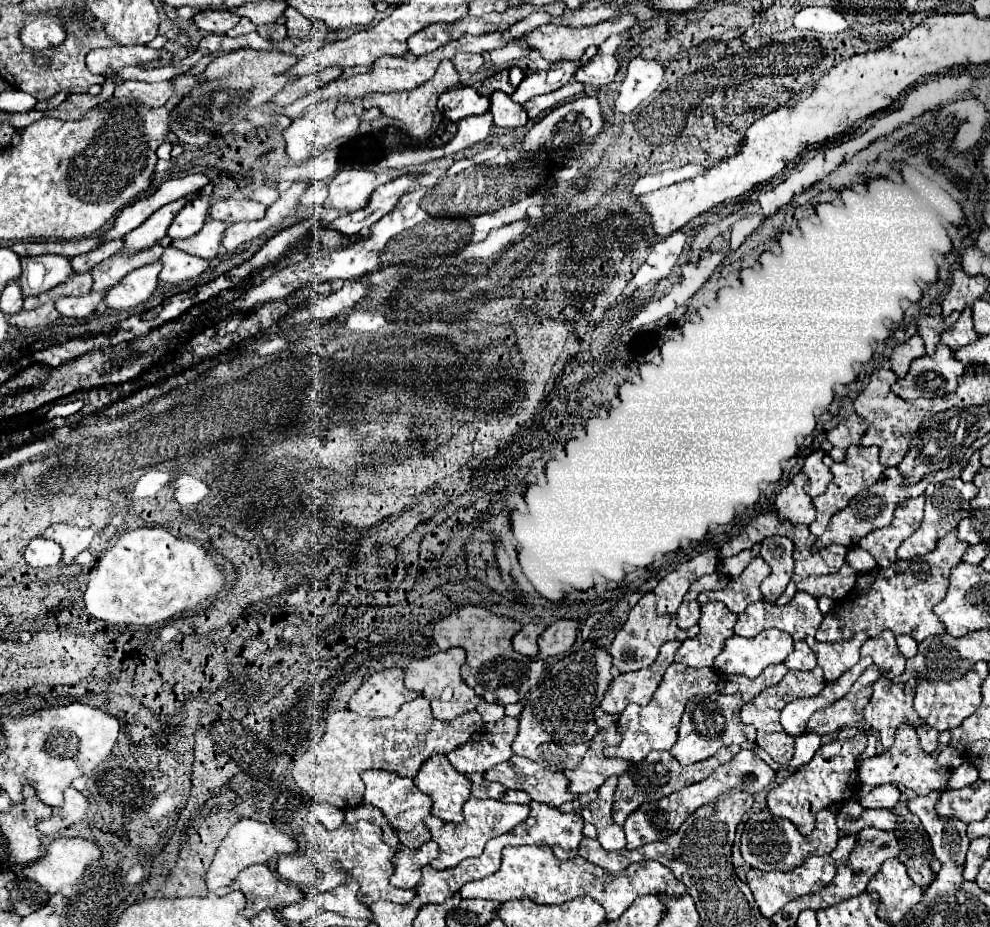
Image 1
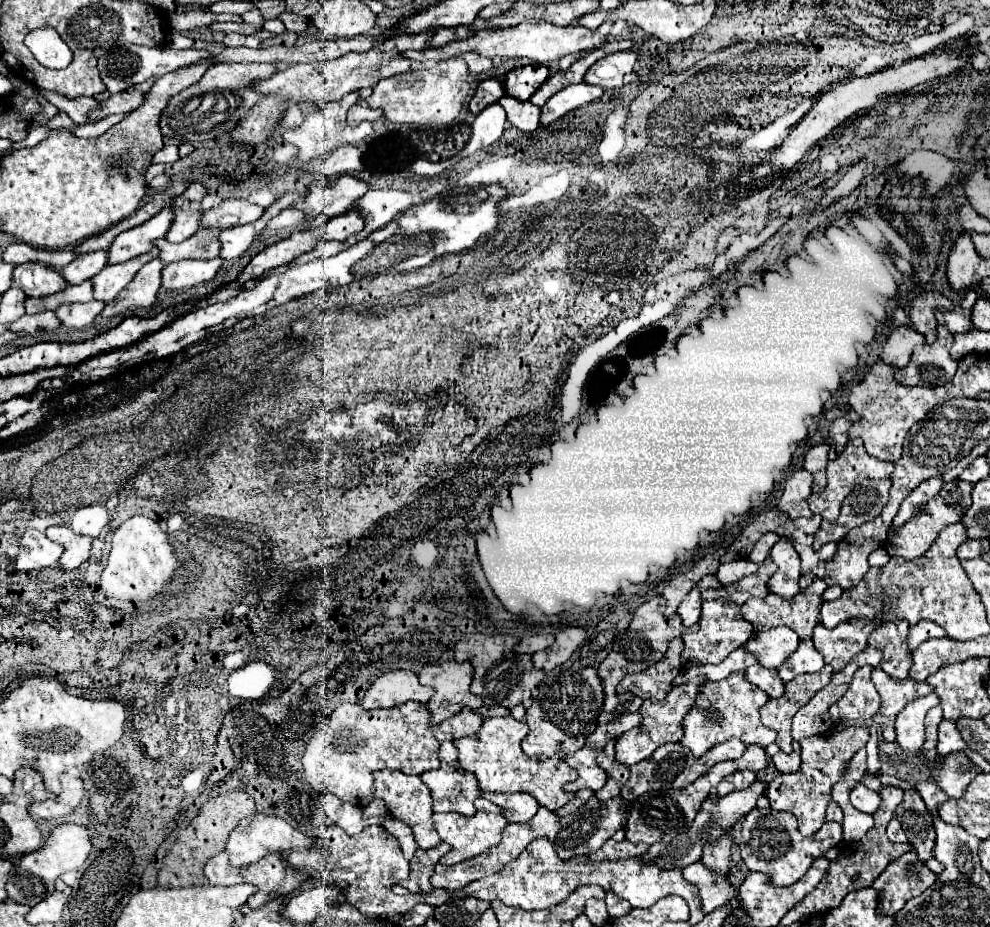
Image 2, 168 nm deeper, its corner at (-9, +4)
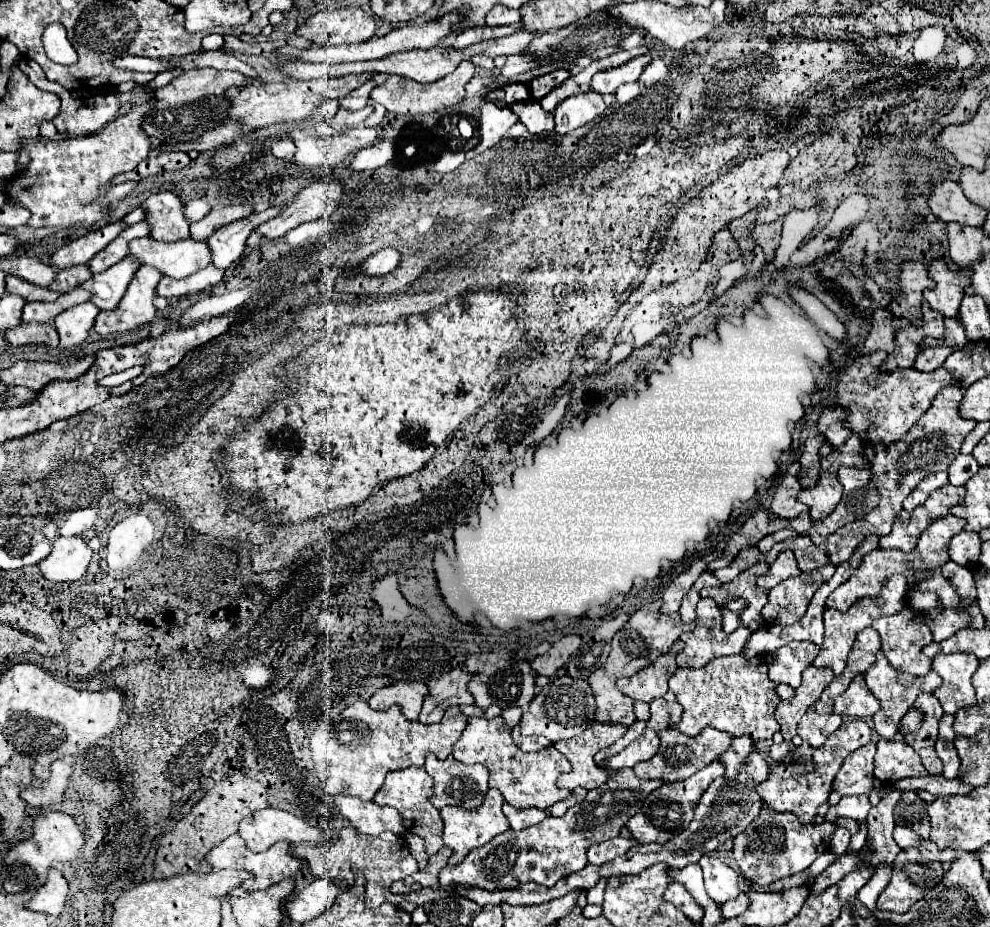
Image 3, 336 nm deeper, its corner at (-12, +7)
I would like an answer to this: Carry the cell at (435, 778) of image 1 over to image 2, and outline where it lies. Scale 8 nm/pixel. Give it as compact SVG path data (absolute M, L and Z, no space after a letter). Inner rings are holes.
M445 741L439 749L441 767L435 771L425 771L421 779L431 789L433 811L447 813L457 811L463 815L475 815L473 801L481 795L477 779L457 767L457 749L451 741Z

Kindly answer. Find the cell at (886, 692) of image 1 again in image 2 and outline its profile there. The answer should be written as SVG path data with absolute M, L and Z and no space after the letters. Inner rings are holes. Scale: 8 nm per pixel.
M875 667L871 671L871 681L877 687L877 693L881 697L881 709L877 711L877 715L873 715L873 721L879 725L883 741L895 741L893 725L895 725L897 713L913 699L933 693L933 685L919 683L913 679L897 681L889 677L881 667Z

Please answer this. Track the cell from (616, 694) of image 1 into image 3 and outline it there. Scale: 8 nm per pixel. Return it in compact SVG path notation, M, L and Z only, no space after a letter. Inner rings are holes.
M676 640L672 644L672 648L660 656L654 664L650 664L648 668L636 672L634 676L630 678L624 678L624 680L618 680L618 688L634 698L634 700L642 700L642 702L650 702L652 698L660 698L668 692L668 680L670 676L678 670L676 666L676 654L684 648L684 642L682 640Z

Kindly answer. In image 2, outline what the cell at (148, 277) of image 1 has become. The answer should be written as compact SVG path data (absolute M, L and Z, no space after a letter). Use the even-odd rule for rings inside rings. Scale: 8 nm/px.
M159 259L149 261L137 273L137 279L133 279L133 283L129 283L129 287L125 287L125 291L101 311L101 315L115 317L115 315L121 315L129 309L151 307L155 303L157 291L161 287L161 269L163 269L163 263Z

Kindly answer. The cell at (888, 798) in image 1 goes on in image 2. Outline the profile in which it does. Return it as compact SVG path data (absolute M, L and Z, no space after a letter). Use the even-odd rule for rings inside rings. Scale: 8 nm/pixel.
M859 785L859 787L855 787L855 789L851 791L851 803L853 803L853 807L855 807L857 811L873 815L873 813L877 811L879 803L881 803L881 797L879 797L877 791L871 791L869 787Z

